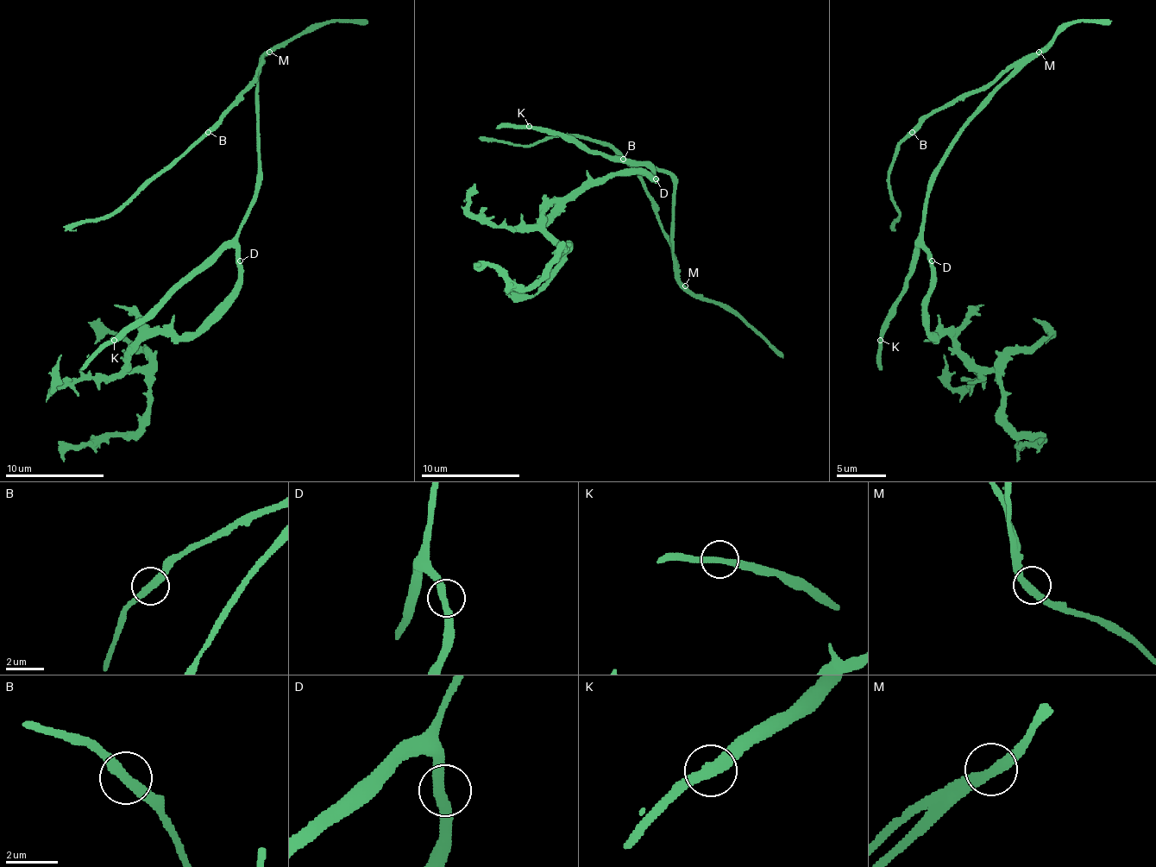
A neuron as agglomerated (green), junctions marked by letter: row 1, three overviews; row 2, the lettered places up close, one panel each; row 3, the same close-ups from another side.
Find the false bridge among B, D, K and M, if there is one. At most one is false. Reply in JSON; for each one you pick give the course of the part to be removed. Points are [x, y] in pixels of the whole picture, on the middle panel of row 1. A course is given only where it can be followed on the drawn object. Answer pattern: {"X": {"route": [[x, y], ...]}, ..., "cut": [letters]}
{"M": {"route": [[685, 285], [678, 278], [678, 262], [643, 180], [608, 146], [566, 136], [546, 136], [526, 146], [480, 139]]}, "cut": ["M"]}

